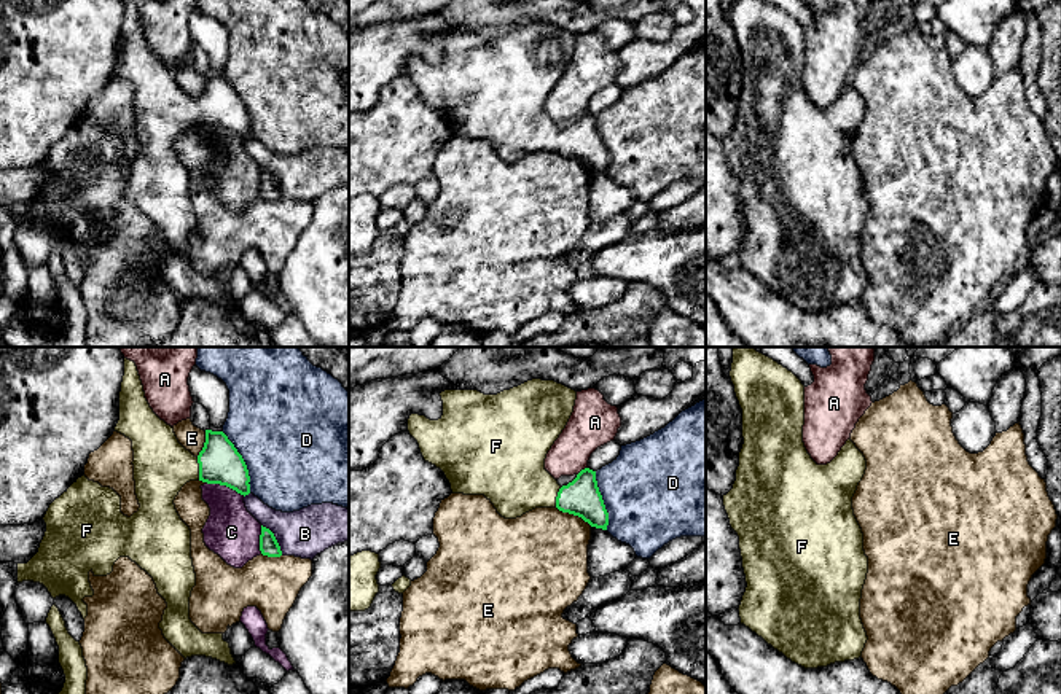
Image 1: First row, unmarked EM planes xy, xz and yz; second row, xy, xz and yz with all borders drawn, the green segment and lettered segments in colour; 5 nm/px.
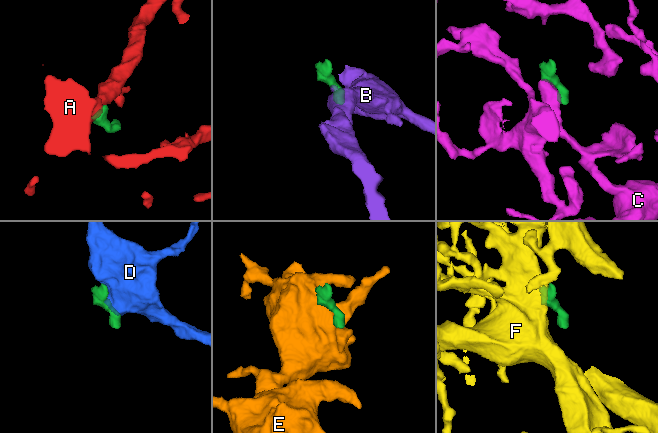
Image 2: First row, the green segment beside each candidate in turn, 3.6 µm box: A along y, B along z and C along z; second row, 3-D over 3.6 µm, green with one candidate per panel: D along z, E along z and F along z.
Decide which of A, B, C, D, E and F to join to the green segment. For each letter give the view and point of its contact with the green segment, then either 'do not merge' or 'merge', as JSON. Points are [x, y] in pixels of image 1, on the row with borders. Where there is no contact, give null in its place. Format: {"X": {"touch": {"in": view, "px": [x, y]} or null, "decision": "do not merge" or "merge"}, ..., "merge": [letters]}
{"A": {"touch": {"in": "xz", "px": [582, 470]}, "decision": "do not merge"}, "B": {"touch": {"in": "xy", "px": [274, 538]}, "decision": "do not merge"}, "C": {"touch": {"in": "xy", "px": [225, 484]}, "decision": "do not merge"}, "D": {"touch": {"in": "xy", "px": [244, 462]}, "decision": "do not merge"}, "E": {"touch": {"in": "xz", "px": [574, 514]}, "decision": "do not merge"}, "F": {"touch": {"in": "xy", "px": [199, 468]}, "decision": "merge"}, "merge": ["F"]}

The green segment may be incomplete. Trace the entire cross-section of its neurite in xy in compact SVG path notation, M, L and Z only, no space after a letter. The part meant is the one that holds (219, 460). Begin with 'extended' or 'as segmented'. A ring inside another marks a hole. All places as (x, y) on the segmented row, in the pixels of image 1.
extended; M124 358L124 376L119 392L119 420L115 431L132 441L134 481L139 511L131 517L121 513L121 497L110 487L78 478L59 498L56 498L43 520L45 536L38 552L27 562L18 563L18 583L33 581L43 584L53 598L69 597L88 616L84 597L92 597L89 573L107 576L119 557L129 557L155 581L158 594L166 600L159 629L164 638L186 659L206 656L236 664L229 643L223 634L202 634L190 619L190 597L196 586L191 559L191 530L180 519L174 500L190 481L220 484L241 495L250 493L250 476L242 455L223 431L206 430L206 443L198 457L186 450L177 439L174 428L161 420L150 407L134 361Z

